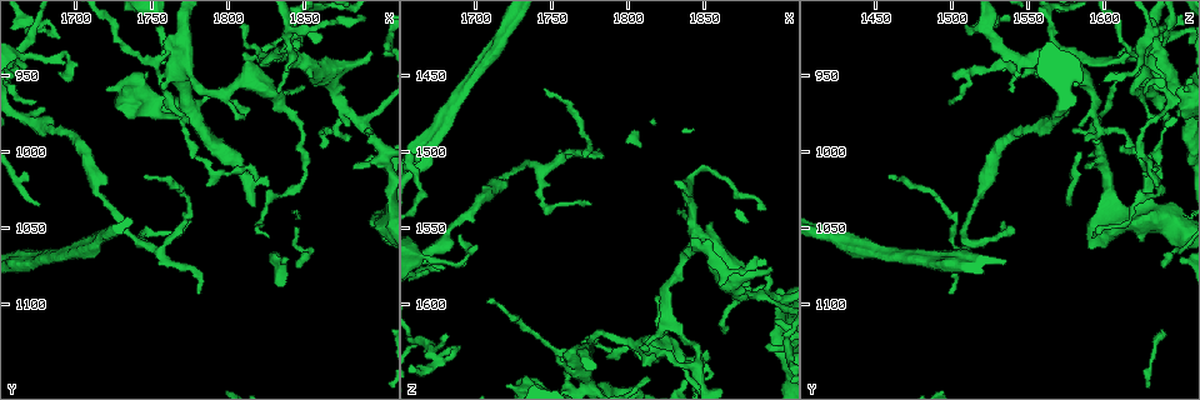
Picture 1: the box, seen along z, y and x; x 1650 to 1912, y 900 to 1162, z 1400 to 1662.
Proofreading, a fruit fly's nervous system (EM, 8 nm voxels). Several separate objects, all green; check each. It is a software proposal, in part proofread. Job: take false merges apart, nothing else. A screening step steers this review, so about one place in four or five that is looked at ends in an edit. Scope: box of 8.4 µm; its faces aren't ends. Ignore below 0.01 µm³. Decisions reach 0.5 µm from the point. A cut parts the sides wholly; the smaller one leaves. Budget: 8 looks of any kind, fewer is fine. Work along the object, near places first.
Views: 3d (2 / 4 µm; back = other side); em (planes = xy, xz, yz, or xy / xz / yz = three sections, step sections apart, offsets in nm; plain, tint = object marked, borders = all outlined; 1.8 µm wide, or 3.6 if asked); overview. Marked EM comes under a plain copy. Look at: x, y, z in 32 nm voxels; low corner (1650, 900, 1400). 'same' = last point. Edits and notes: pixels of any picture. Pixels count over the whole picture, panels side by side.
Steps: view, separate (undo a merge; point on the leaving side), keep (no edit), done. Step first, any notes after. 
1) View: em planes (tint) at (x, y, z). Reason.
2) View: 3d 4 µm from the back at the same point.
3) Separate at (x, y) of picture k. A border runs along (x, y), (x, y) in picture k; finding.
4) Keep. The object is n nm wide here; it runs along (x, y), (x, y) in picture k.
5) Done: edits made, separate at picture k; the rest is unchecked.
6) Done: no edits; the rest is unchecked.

View: 3d 2 µm at (1670, 922, 1630). A narrow waist.

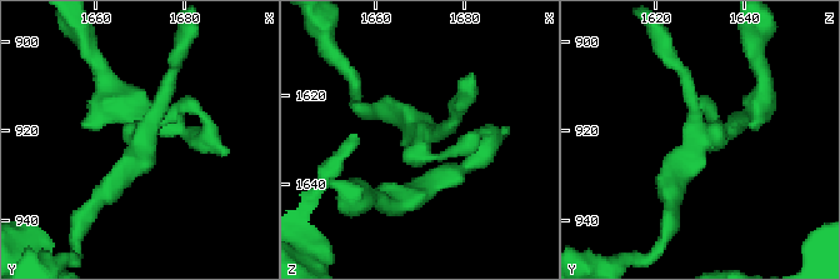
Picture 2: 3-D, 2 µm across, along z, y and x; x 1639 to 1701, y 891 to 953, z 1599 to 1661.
View: em 3.6 µm xz step 8 (tint) at (1671, 922, 1630). 3 arms meet here; need the tissue.

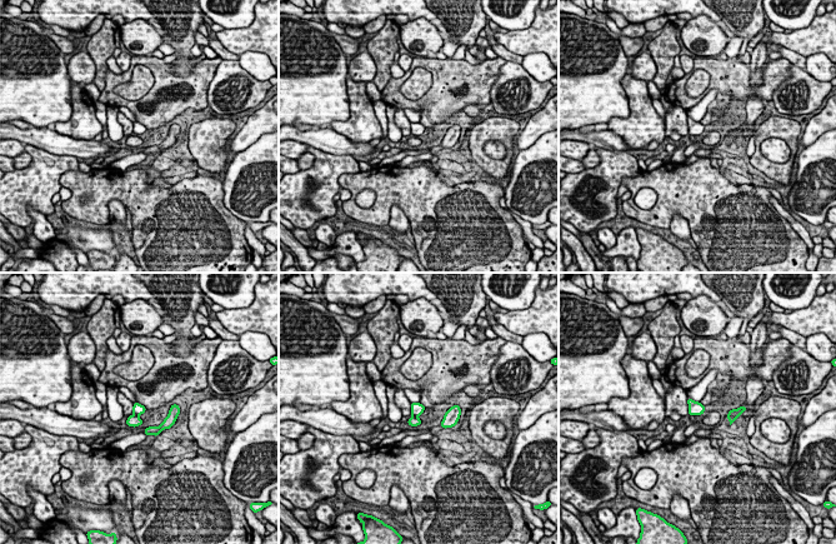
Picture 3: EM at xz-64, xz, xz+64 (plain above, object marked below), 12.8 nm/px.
Separate at (138, 409) of picture 3. A border runs along (134, 414), (138, 415) in picture 3; two neurons meet here.

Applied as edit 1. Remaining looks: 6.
View: overview. See it whole again.

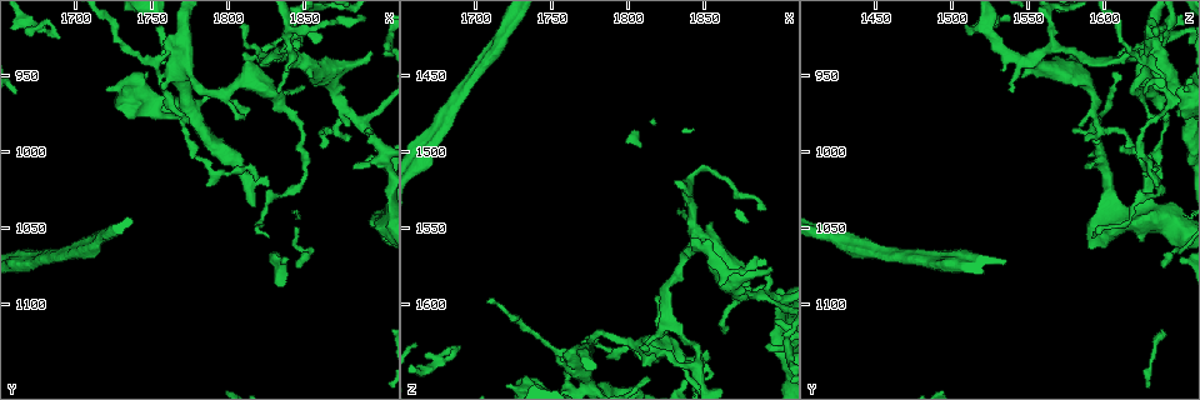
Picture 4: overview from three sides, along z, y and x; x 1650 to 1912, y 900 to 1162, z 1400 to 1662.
View: em planes (tint) at (1770, 944, 1634). Narrows sharply.

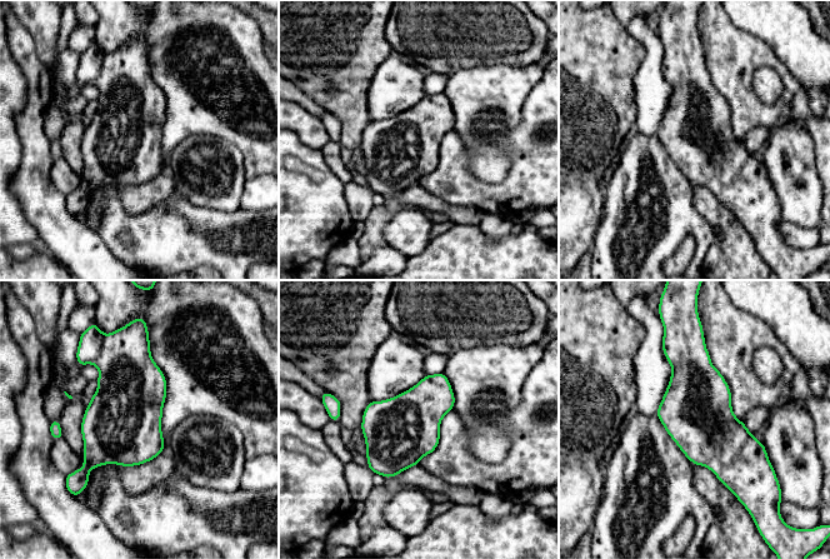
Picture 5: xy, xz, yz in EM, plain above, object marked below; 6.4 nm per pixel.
Keep. All the same neuron.

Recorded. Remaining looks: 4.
View: em xy step 16 (tint) at (1882, 976, 1594). Branch point.

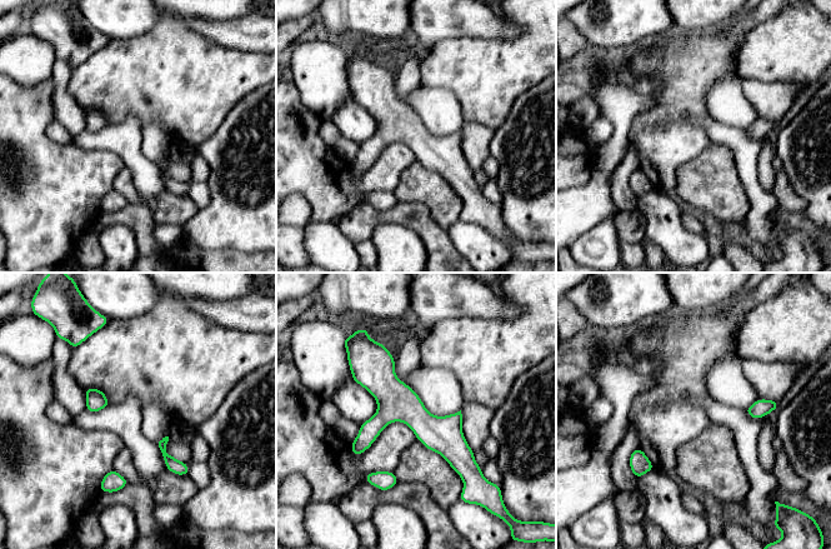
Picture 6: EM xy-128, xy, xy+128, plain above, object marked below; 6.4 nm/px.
Keep. It runs along (378, 349), (379, 379), (464, 470) in picture 6; continuous, no second neuron.

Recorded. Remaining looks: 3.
Done: edits made, separate at picture 3; the rest is unchecked.

